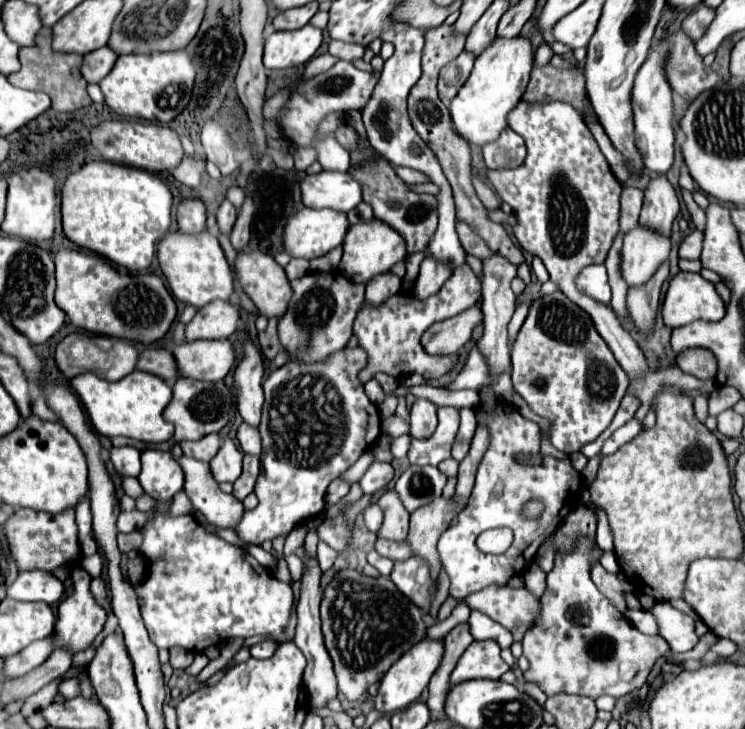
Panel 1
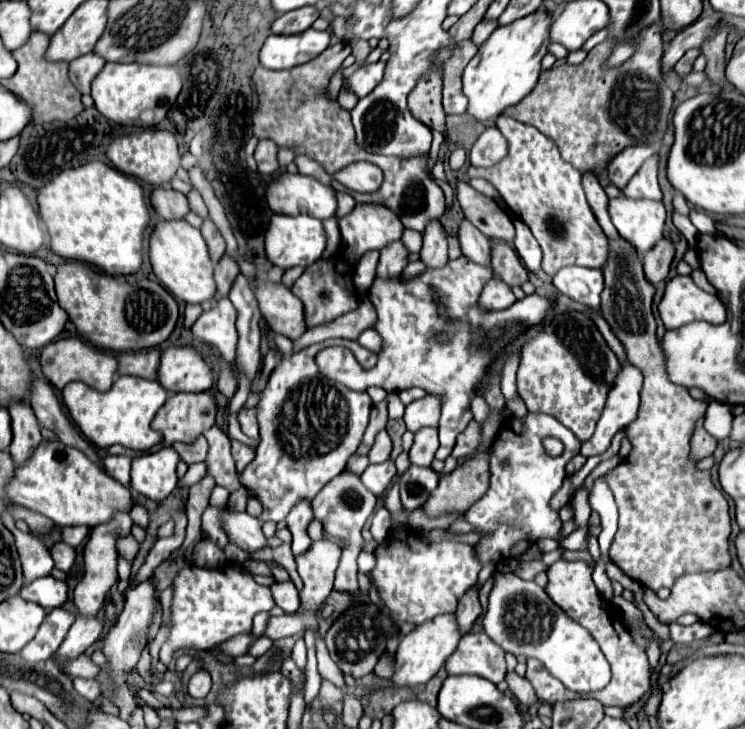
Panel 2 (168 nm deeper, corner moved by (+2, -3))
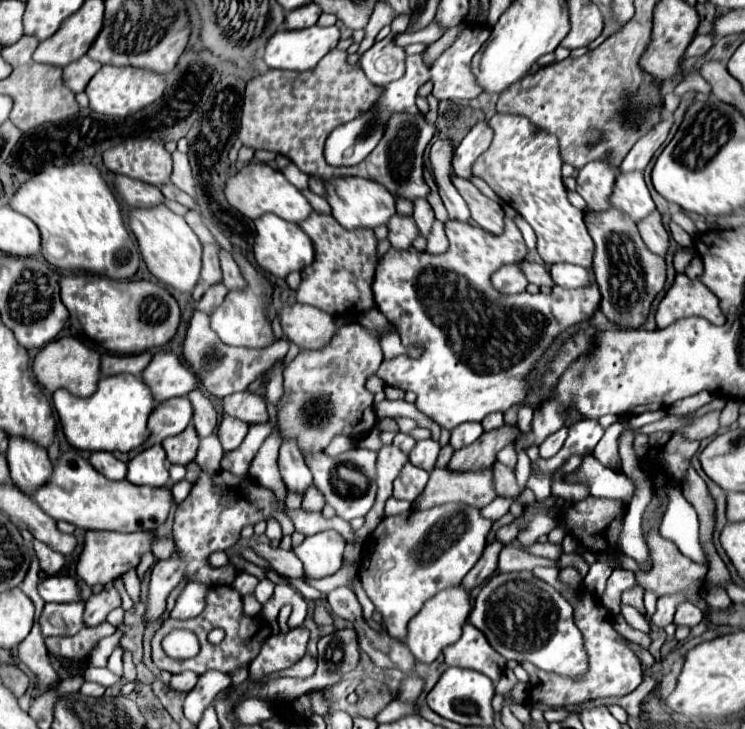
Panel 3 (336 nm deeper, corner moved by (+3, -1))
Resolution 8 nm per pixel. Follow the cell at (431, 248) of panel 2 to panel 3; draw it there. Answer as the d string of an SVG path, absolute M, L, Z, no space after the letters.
M426 199L414 201L414 215L412 215L412 217L414 217L414 223L416 223L420 235L428 239L428 235L430 235L430 231L432 231L432 223L436 221L430 203L428 203Z

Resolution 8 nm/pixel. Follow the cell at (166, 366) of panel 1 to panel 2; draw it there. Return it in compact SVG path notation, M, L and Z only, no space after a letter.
M159 349L119 353L117 355L117 363L119 363L117 373L119 375L135 375L135 377L143 377L143 379L157 379L159 359L161 359Z

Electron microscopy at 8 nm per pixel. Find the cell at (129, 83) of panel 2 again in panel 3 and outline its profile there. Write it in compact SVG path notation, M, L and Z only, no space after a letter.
M102 65L100 71L90 79L86 87L90 109L102 115L110 115L110 117L130 117L130 113L136 113L138 109L152 105L158 97L162 97L164 91L166 91L164 75L154 73L150 69L114 67L114 65Z

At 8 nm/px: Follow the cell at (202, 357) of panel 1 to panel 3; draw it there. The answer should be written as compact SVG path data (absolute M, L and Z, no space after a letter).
M158 351L152 357L150 365L144 369L142 379L146 381L158 403L188 395L198 385L198 377L186 365L182 365L180 357L172 351Z

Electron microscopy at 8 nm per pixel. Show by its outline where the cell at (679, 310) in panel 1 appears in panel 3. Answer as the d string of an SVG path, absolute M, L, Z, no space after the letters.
M676 275L674 285L664 295L656 311L658 327L668 327L682 317L704 317L714 325L726 321L718 297L700 281L692 281L686 275Z

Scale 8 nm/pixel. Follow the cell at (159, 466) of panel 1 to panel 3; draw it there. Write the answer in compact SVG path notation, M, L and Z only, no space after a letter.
M162 445L148 447L142 453L138 453L134 459L130 459L126 479L134 485L166 487L170 475L166 467L166 451L162 449Z

